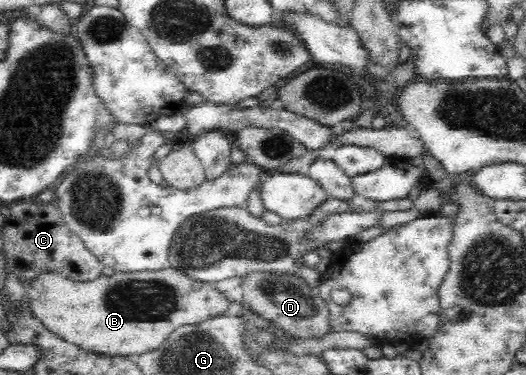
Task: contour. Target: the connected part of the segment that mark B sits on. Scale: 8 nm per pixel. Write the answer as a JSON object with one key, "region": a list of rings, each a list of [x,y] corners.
{"region":[[[170,268],[155,272],[115,272],[111,277],[102,275],[93,281],[73,281],[59,273],[39,273],[25,288],[30,314],[49,331],[69,343],[77,344],[85,352],[114,356],[138,356],[157,349],[181,325],[208,320],[225,314],[231,308],[225,294],[215,290],[212,285],[190,279]]]}

